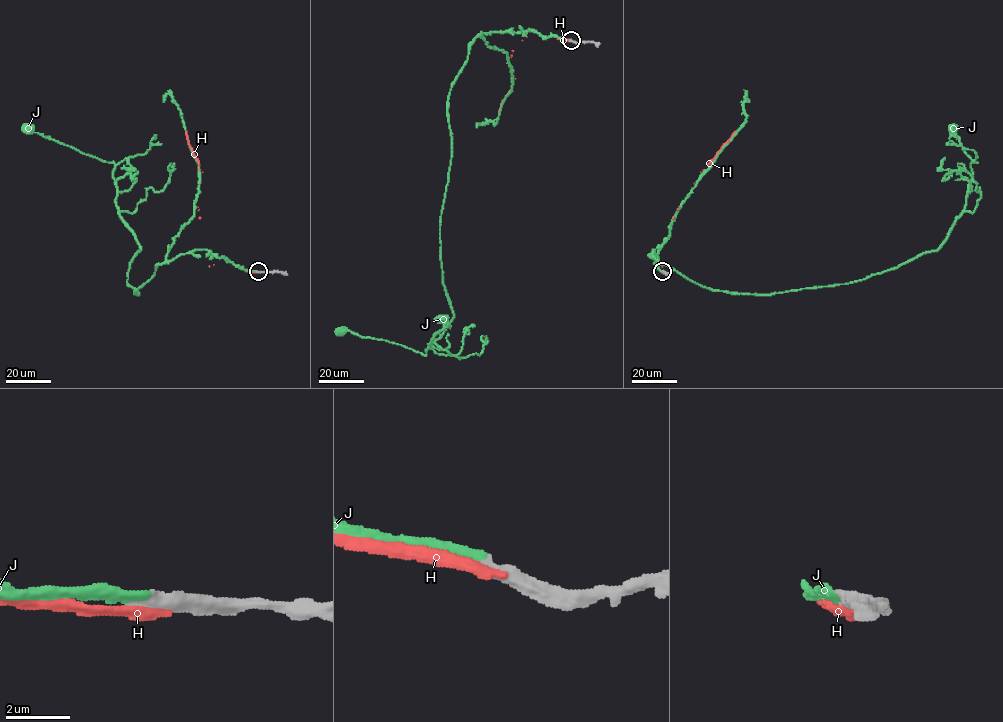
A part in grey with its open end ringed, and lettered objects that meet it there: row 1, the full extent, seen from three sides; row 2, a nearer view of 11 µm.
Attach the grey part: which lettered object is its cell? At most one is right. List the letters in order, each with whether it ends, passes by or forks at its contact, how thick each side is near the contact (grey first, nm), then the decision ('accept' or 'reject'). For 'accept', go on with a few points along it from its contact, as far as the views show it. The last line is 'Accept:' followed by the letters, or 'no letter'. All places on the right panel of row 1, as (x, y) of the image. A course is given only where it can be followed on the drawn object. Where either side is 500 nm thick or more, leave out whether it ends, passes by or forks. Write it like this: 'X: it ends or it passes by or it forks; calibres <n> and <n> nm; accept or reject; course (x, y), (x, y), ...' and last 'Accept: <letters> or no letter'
H: calibres 550 and 360 nm; reject
J: it ends; calibres 440 and 320 nm; accept; course (662, 272), (654, 249), (710, 289), (771, 294), (864, 279), (933, 251), (977, 162), (952, 127)
Accept: J

